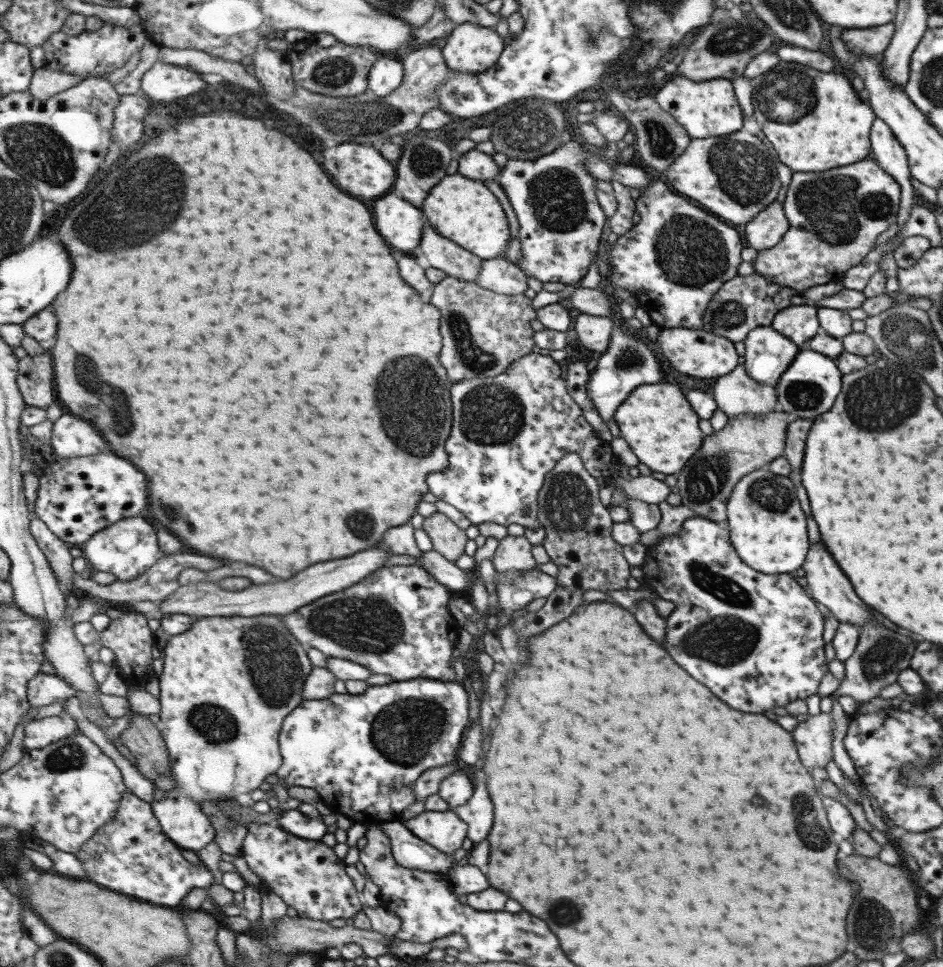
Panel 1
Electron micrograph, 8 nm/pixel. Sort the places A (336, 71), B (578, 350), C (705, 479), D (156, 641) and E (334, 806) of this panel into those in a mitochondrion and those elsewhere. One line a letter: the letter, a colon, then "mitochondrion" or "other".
A: mitochondrion
B: other
C: mitochondrion
D: other
E: other

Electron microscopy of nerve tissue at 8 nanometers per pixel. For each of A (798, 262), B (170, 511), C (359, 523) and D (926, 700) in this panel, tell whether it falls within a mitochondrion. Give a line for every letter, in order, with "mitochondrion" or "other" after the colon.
A: other
B: mitochondrion
C: mitochondrion
D: other

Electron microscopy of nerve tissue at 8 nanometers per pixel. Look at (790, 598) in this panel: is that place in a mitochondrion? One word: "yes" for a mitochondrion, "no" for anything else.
no

